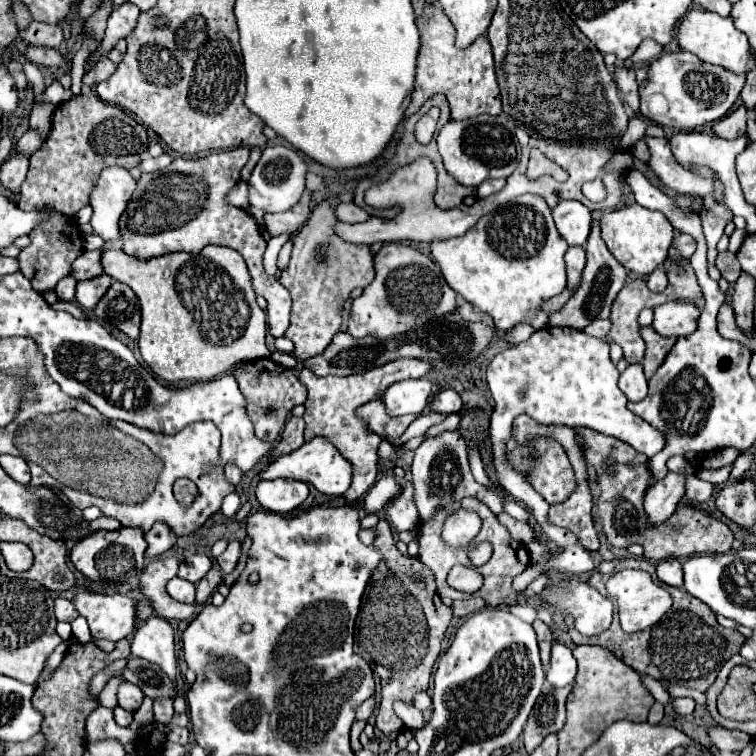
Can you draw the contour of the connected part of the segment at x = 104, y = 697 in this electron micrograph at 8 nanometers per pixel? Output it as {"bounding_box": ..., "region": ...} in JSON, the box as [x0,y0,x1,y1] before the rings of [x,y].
{"bounding_box":[100,677,124,707],"region":[[[114,677],[114,679],[108,681],[108,685],[104,687],[104,691],[100,693],[100,703],[102,705],[108,705],[108,707],[116,707],[118,705],[118,701],[116,701],[116,689],[118,689],[118,685],[122,681],[124,681],[122,677]]]}

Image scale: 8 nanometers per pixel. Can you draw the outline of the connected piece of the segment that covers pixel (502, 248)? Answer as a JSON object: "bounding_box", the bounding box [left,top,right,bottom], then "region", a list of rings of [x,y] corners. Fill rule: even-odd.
{"bounding_box":[430,195,568,333],"region":[[[522,195],[516,203],[482,217],[462,237],[430,243],[446,283],[462,299],[488,313],[500,333],[518,323],[528,323],[537,331],[545,328],[548,315],[540,309],[542,303],[566,289],[566,249],[568,243],[556,231],[550,207],[542,197],[532,195]]]}

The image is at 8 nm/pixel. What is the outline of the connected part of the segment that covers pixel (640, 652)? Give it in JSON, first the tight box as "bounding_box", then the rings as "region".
{"bounding_box":[564,558,746,691],"region":[[[627,558],[619,562],[614,573],[622,569],[641,569],[650,573],[655,583],[660,585],[672,595],[674,603],[670,613],[666,613],[666,627],[664,625],[656,625],[656,629],[646,629],[646,631],[638,631],[638,633],[624,633],[620,627],[618,610],[615,608],[612,625],[608,631],[596,635],[596,637],[586,637],[580,635],[574,629],[574,617],[570,614],[564,615],[566,627],[568,627],[568,635],[576,645],[600,645],[610,649],[620,661],[624,661],[628,667],[632,667],[638,673],[644,673],[652,679],[658,679],[664,689],[668,689],[670,685],[684,685],[690,689],[700,689],[706,691],[708,685],[712,685],[712,681],[716,679],[718,671],[722,669],[724,661],[728,661],[732,655],[736,655],[740,651],[740,647],[744,645],[746,637],[738,631],[732,629],[724,629],[716,623],[716,617],[712,613],[706,613],[708,605],[704,605],[700,599],[692,597],[690,593],[686,593],[682,587],[670,587],[665,583],[661,583],[656,578],[656,565],[648,560],[635,560]]]}

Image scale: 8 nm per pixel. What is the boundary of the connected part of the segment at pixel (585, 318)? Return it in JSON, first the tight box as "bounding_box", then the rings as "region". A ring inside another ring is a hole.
{"bounding_box":[548,221,626,329],"region":[[[598,221],[592,223],[592,231],[586,243],[586,269],[584,269],[584,279],[580,289],[570,297],[570,301],[556,313],[550,315],[548,325],[550,327],[574,327],[574,329],[584,329],[590,321],[594,319],[606,319],[610,315],[610,307],[618,295],[618,291],[624,287],[626,283],[626,269],[614,259],[614,255],[608,251],[606,243],[600,237],[600,227]]]}

